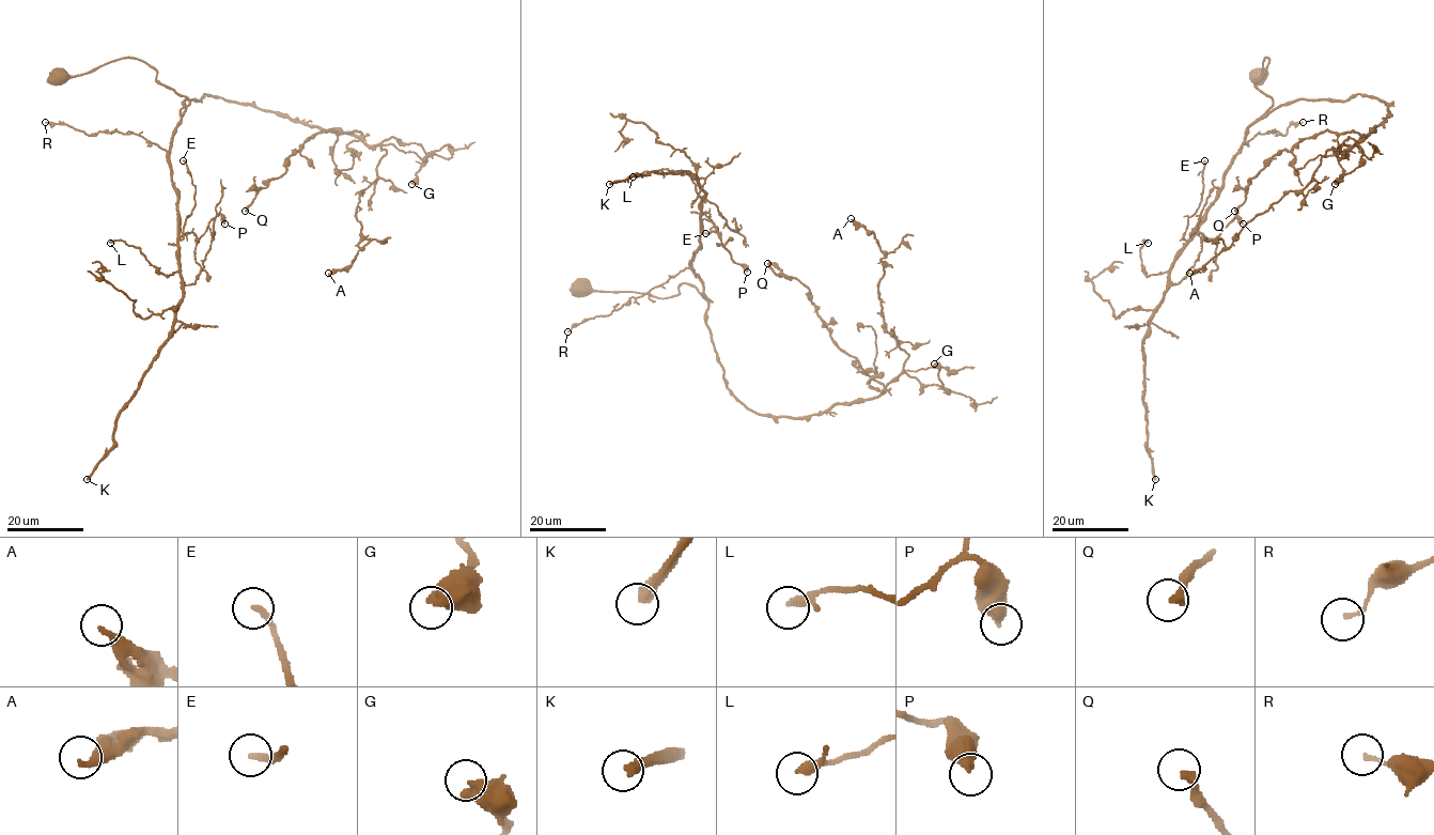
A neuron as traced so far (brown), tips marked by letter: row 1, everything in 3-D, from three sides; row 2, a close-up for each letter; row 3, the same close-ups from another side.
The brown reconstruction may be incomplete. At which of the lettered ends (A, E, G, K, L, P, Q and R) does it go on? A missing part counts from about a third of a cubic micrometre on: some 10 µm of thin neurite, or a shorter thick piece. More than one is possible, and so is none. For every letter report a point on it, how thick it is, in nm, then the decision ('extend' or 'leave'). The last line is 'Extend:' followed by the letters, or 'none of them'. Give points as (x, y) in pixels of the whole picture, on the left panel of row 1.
A: at (328, 273); 240 nm thick; leave
E: at (183, 160); 200 nm thick; leave
G: at (411, 184); 600 nm thick; leave
K: at (87, 479); 360 nm thick; extend
L: at (110, 243); 240 nm thick; leave
P: at (224, 223); 400 nm thick; leave
Q: at (245, 211); 280 nm thick; extend
R: at (45, 122); 130 nm thick; leave
Extend: K, Q

